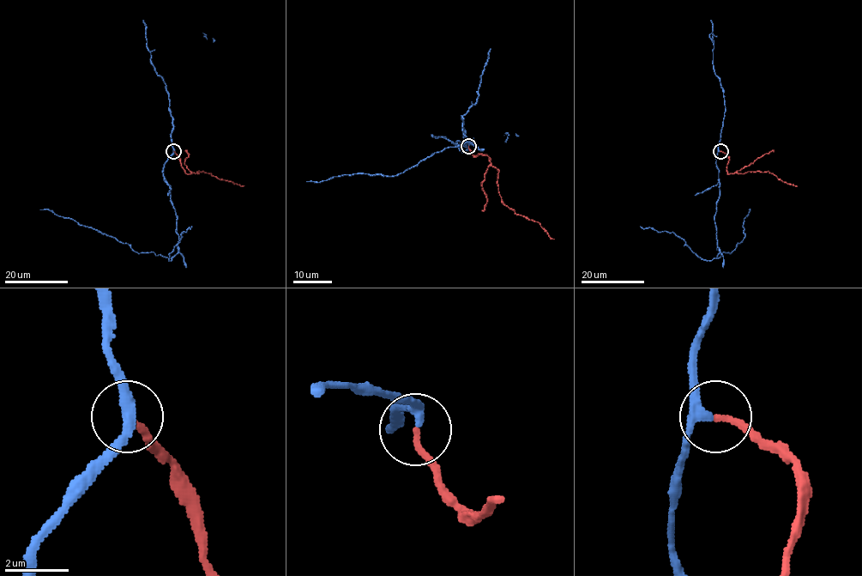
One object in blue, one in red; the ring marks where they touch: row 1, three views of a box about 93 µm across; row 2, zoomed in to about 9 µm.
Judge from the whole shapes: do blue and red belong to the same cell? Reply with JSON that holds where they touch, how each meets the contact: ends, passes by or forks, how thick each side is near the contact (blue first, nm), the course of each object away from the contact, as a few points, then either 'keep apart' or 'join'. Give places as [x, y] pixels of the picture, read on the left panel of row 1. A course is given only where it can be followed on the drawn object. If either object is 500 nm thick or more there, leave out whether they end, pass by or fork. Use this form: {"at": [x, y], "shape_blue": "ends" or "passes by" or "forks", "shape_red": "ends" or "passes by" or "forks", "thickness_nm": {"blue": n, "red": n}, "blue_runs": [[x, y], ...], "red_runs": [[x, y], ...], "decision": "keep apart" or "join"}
{"at": [173, 151], "shape_blue": "passes by", "shape_red": "ends", "thickness_nm": {"blue": 300, "red": 200}, "blue_runs": [[173, 151], [163, 170], [177, 216], [177, 252], [171, 257], [153, 251], [137, 253], [127, 244], [39, 209]], "red_runs": [[173, 151], [183, 170], [189, 173], [203, 172], [244, 185]], "decision": "join"}

